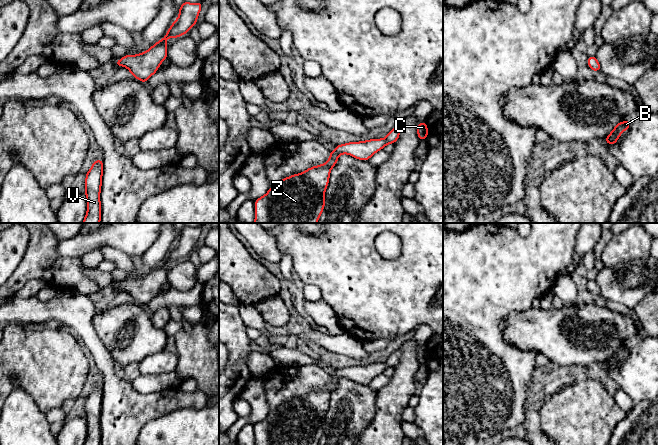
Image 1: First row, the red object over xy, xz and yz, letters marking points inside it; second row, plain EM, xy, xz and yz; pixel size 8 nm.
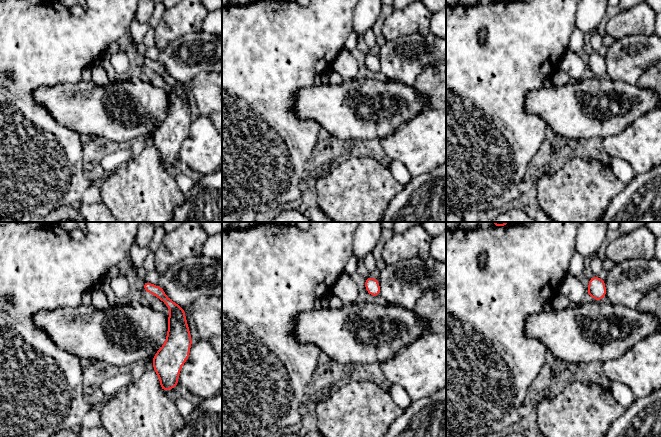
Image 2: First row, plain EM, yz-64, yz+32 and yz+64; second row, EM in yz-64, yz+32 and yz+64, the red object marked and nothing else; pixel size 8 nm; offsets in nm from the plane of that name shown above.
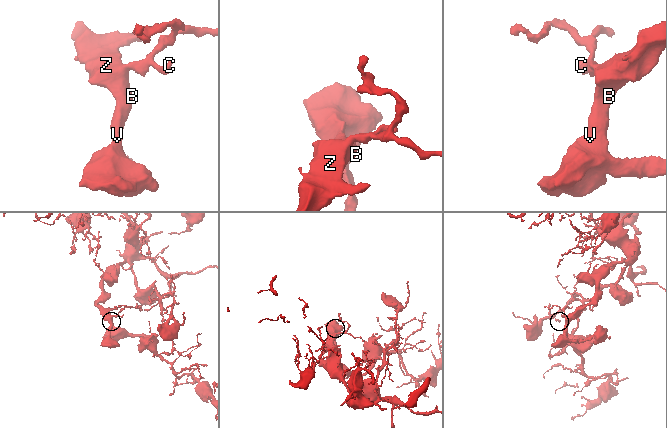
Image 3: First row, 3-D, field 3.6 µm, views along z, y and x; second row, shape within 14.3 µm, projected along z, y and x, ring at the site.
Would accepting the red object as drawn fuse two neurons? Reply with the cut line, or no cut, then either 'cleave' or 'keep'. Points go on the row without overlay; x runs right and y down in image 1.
cut none; keep

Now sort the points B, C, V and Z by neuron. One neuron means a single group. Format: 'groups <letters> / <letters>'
groups B C V Z

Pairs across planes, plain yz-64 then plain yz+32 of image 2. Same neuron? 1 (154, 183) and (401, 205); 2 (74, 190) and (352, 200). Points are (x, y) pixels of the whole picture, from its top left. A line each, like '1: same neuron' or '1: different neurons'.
1: different neurons
2: different neurons

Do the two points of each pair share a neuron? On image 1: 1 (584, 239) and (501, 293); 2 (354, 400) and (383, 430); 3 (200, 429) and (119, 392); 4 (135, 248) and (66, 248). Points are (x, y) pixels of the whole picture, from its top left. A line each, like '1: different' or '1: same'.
1: different
2: different
3: different
4: same

